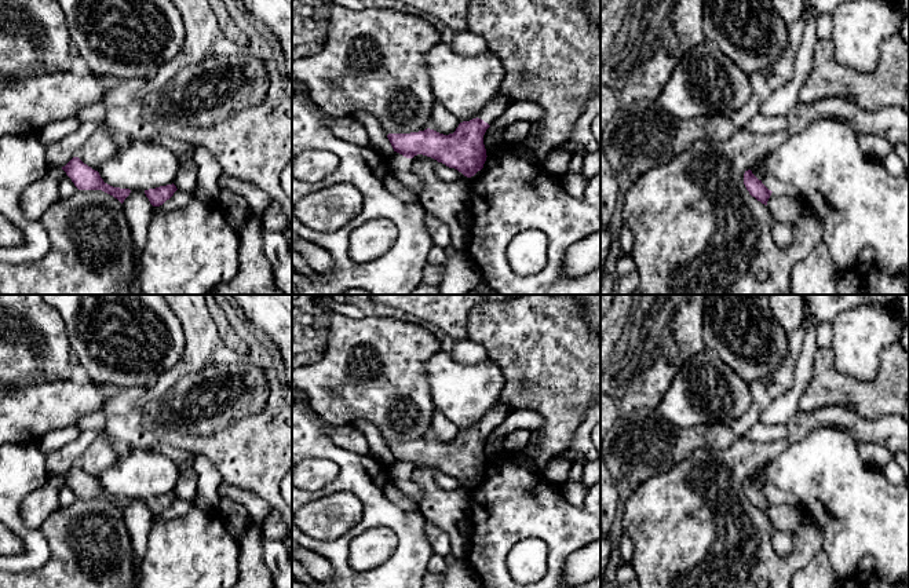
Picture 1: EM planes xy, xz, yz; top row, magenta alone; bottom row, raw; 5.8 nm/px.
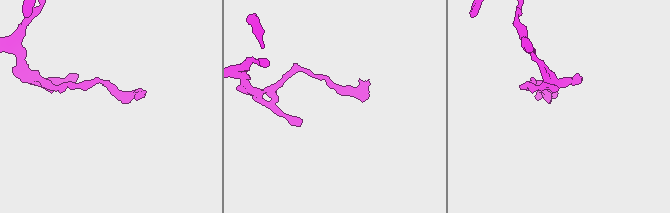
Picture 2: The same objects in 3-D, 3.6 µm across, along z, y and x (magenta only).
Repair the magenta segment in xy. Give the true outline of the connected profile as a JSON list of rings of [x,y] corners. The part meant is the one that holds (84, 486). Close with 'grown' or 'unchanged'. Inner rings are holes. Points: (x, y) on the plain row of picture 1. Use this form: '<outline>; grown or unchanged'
[[[73,465],[62,478],[79,498],[102,498],[121,512],[131,501],[129,497],[113,496],[105,492],[99,481],[84,472],[79,465]]]; unchanged

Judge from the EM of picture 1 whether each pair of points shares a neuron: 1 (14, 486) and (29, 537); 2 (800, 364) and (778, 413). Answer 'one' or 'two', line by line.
1: one
2: one

